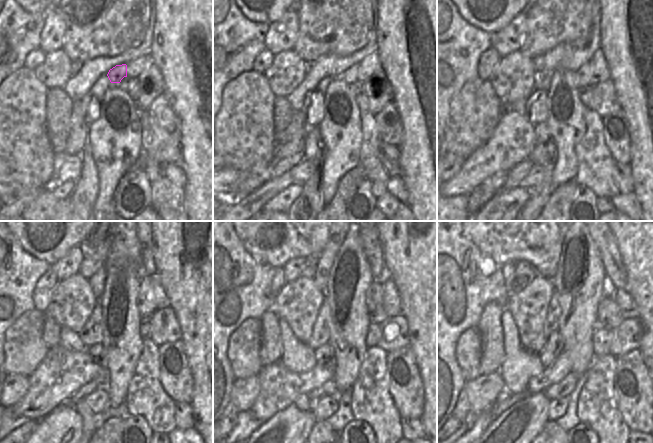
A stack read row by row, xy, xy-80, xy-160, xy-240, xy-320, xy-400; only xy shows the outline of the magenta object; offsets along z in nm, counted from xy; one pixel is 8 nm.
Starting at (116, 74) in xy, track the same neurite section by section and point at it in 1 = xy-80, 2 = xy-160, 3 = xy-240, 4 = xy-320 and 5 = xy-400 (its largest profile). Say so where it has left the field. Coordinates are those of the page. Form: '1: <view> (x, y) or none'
1: xy-80 (349, 76)
2: xy-160 (582, 73)
3: xy-240 (145, 304)
4: xy-320 (374, 300)
5: xy-400 (609, 316)

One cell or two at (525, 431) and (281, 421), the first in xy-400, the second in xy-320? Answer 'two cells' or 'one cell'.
one cell

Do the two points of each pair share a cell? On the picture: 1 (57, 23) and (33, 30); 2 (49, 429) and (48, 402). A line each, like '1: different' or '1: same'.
1: different
2: different

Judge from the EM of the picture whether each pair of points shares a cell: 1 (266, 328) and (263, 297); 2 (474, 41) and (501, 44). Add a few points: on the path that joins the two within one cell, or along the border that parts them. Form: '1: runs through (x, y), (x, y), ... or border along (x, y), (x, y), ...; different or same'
1: border along (272, 308), (269, 308), (260, 318); different
2: border along (490, 33), (491, 46); different

